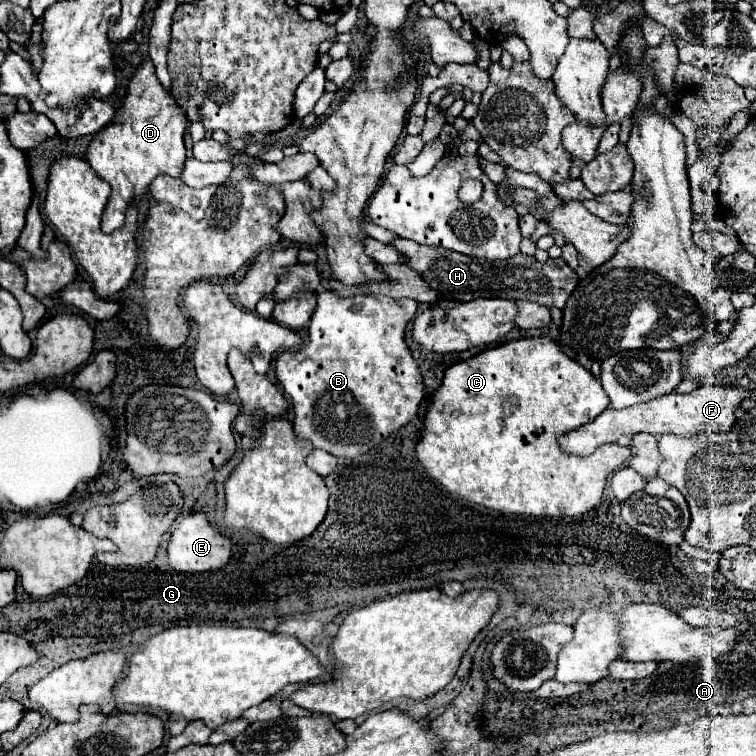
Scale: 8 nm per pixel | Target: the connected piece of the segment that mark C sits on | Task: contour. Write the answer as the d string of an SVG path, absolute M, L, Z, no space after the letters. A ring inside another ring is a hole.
M530 337L530 339L510 341L510 343L504 343L500 347L486 349L486 351L482 351L482 355L476 355L468 361L462 361L462 363L452 365L450 369L446 369L442 387L434 393L432 403L426 411L426 423L424 423L426 429L424 429L422 439L416 443L416 457L422 463L422 467L428 471L428 475L432 479L436 479L448 493L460 495L462 499L466 499L470 503L484 505L484 507L500 511L500 513L516 513L516 515L532 515L532 517L574 517L574 515L582 515L582 513L588 513L590 509L594 509L596 505L600 505L602 491L604 491L604 485L606 485L606 477L630 459L630 449L610 445L602 451L594 451L588 457L576 457L576 455L564 453L558 447L556 437L564 431L576 429L576 427L592 421L600 411L604 411L608 407L608 403L610 403L608 395L604 395L604 389L600 387L600 381L588 369L584 369L582 365L572 361L568 355L564 355L552 339L548 339L548 337Z

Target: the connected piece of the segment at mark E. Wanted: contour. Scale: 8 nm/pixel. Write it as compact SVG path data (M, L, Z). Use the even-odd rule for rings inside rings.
M190 513L184 519L180 519L170 535L168 541L168 565L174 571L180 573L200 573L200 571L212 571L212 569L220 569L228 563L230 559L230 541L226 537L222 537L208 521L208 517L204 513Z

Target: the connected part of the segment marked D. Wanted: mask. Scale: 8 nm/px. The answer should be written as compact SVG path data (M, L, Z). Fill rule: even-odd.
M144 61L128 83L128 95L124 105L116 111L112 123L98 131L88 147L88 163L96 175L112 185L112 195L102 215L102 231L112 233L124 225L126 209L140 199L154 177L166 173L170 177L180 177L186 161L184 131L186 115L176 105L170 91L166 91L156 79L152 61Z

